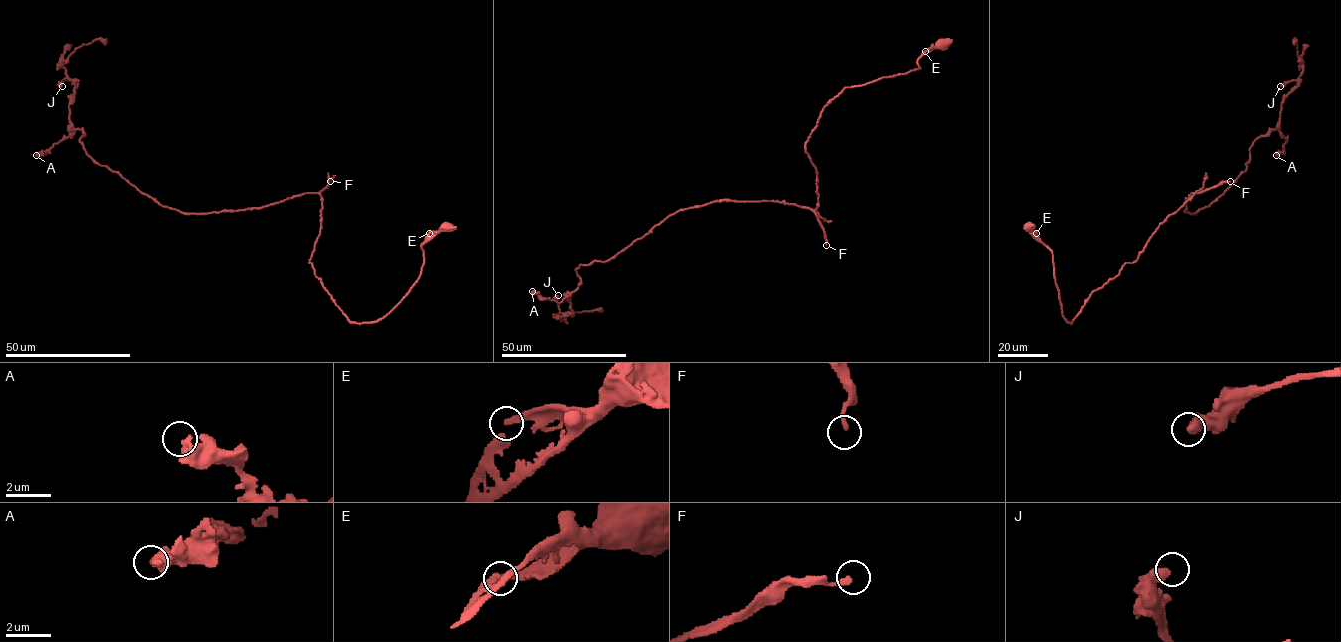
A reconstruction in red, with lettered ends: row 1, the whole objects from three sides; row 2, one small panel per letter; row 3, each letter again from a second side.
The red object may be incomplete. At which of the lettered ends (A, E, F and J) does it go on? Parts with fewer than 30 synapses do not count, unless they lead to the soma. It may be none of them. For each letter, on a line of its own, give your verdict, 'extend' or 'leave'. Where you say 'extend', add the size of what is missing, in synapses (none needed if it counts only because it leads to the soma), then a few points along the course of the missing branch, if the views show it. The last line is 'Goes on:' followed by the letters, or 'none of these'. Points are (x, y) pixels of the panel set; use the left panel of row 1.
A: leave
E: leave
F: extend; about 300 synapses; missing branch runs (330, 181), (347, 198), (393, 178), (400, 171), (400, 112), (380, 81), (351, 53)
J: leave
Goes on: F

